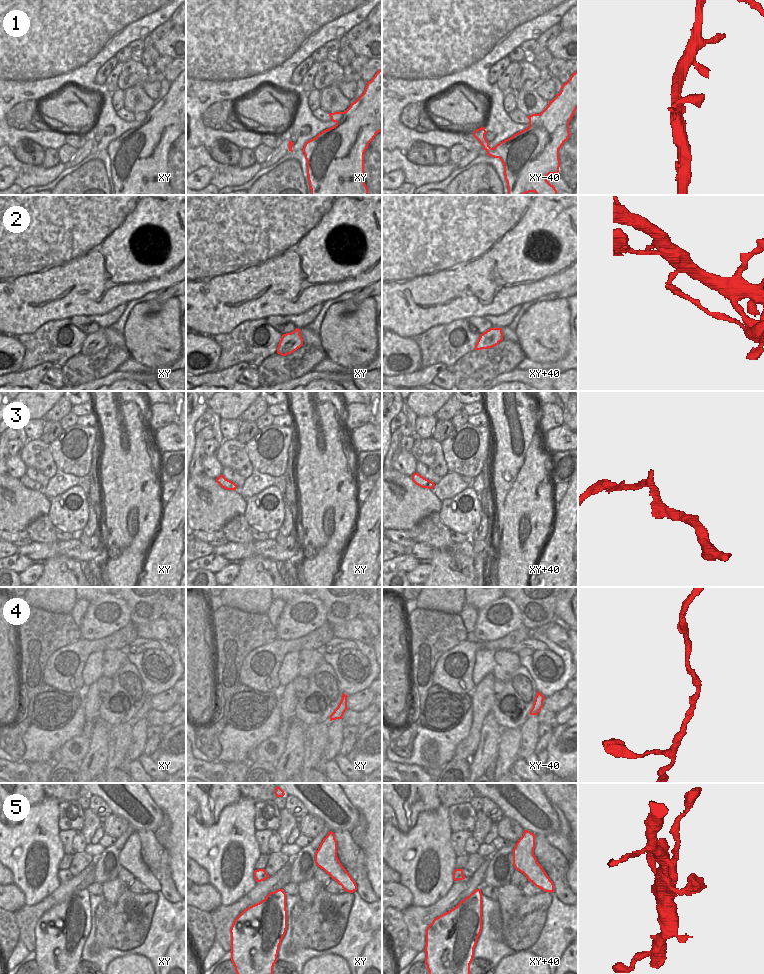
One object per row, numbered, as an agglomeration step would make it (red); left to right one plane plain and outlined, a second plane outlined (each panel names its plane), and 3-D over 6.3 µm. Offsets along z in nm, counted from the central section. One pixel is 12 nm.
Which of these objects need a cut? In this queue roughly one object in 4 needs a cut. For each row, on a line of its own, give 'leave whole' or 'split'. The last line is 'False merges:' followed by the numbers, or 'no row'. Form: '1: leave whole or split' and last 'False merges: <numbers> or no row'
1: leave whole
2: split
3: leave whole
4: leave whole
5: leave whole
False merges: 2

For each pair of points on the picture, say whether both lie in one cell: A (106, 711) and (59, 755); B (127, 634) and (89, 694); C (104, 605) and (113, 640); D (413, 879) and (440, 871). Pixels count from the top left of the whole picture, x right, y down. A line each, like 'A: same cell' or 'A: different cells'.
A: different cells
B: different cells
C: different cells
D: same cell

